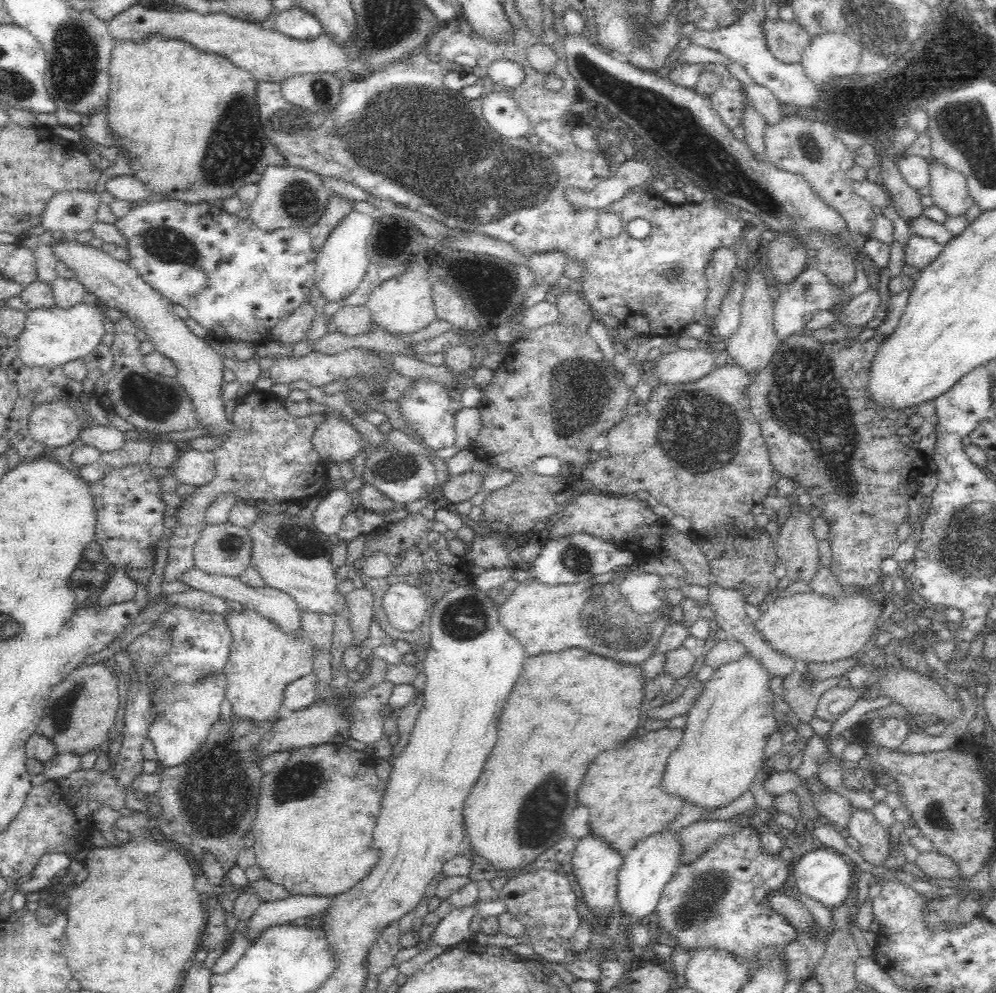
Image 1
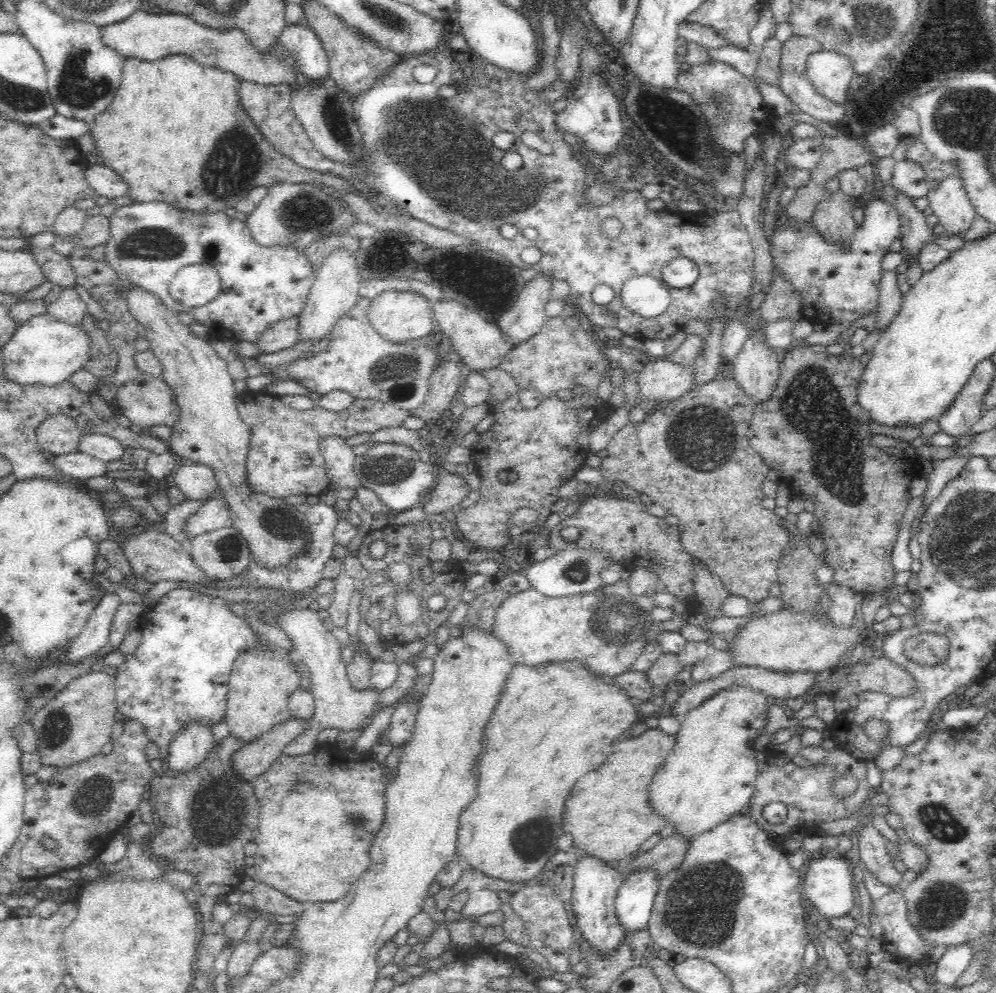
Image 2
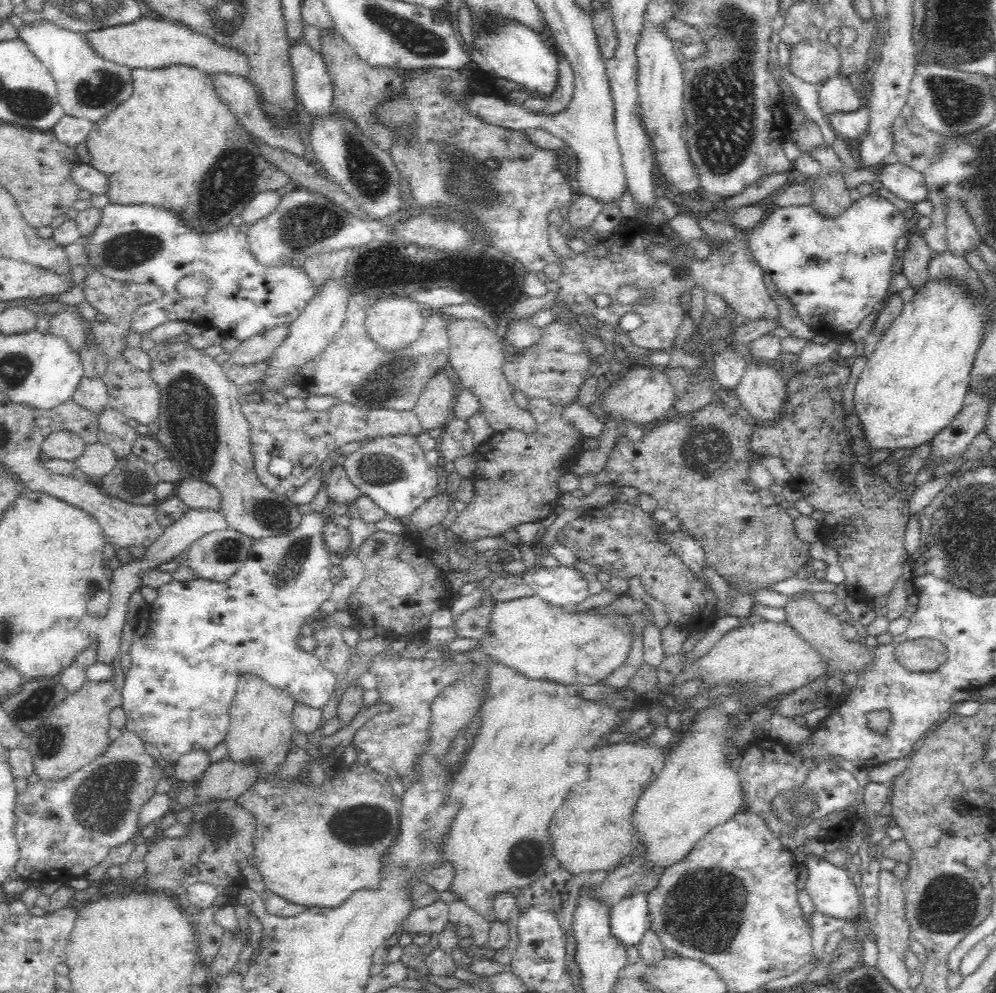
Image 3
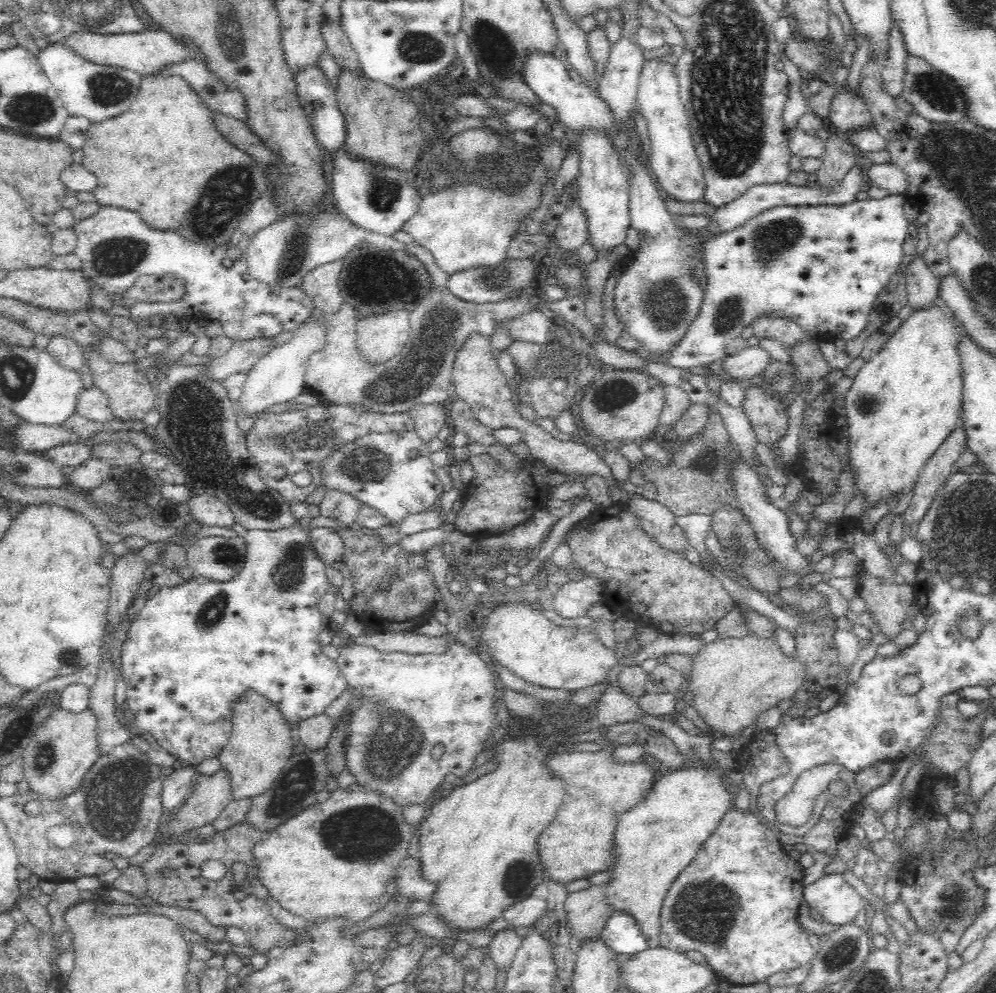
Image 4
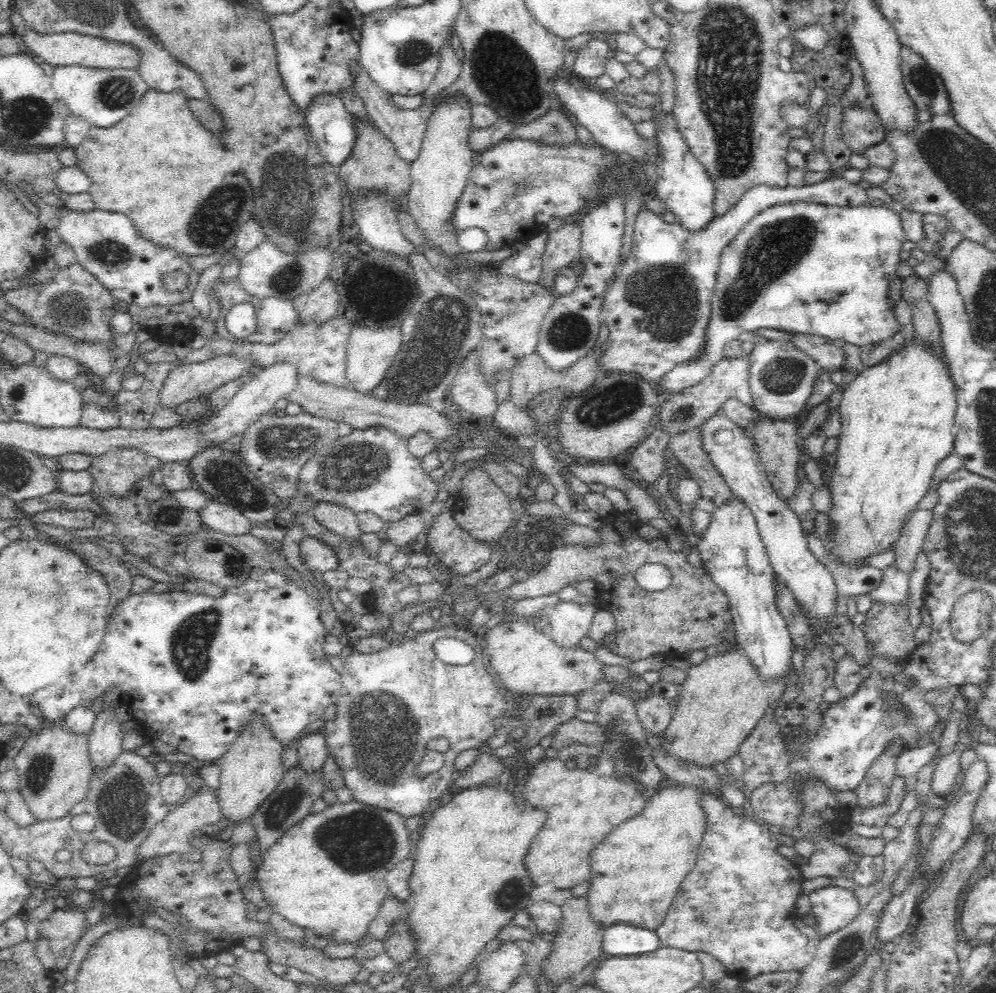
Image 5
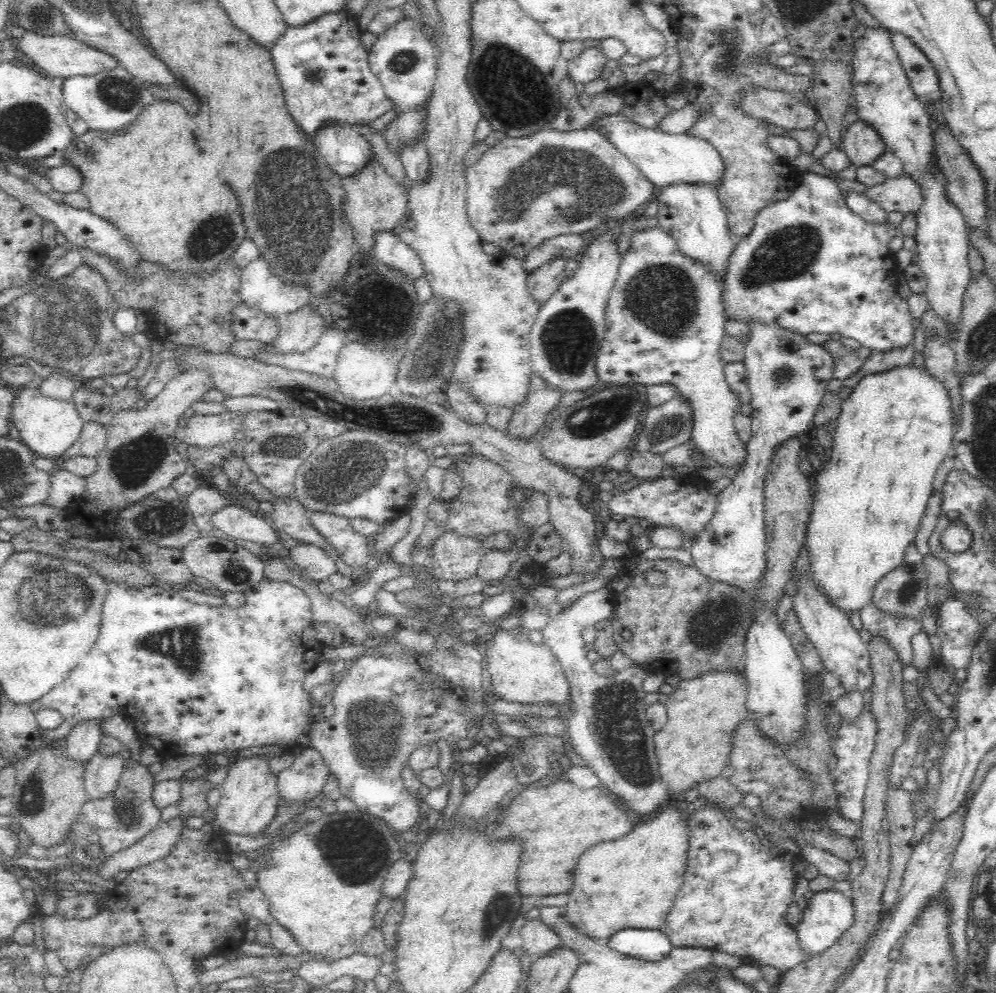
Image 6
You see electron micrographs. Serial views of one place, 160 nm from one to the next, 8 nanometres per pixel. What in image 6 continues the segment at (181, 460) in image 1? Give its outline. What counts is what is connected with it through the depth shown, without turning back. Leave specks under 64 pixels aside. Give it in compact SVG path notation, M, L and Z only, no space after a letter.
M233 504L224 506L222 510L212 516L212 523L218 527L228 538L239 543L250 541L263 545L265 549L277 551L279 531L268 524L260 514L250 512L248 508Z

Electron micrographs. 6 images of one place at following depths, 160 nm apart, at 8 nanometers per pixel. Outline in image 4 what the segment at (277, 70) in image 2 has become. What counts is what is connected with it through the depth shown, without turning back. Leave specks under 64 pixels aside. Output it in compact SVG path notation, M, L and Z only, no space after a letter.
M149 27L140 34L129 35L98 34L94 32L72 33L66 36L65 39L59 40L57 44L61 44L66 50L92 64L101 64L112 68L128 68L143 77L152 75L159 68L182 59L194 58L197 60L194 52L187 50L183 44L171 38L167 32Z

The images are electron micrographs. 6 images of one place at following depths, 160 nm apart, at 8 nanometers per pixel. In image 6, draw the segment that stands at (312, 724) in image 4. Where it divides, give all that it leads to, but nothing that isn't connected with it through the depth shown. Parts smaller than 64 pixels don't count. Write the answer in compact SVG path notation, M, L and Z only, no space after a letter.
M306 745L295 757L294 764L276 775L281 804L286 802L290 806L300 806L316 798L327 784L330 774L322 755L311 745Z

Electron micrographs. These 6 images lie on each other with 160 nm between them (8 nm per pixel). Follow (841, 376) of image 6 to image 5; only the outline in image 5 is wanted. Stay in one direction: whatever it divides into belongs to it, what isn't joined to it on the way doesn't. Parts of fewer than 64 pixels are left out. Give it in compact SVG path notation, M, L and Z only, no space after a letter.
M796 334L792 335L790 341L794 341L796 347L814 357L818 361L818 365L828 374L846 366L846 351L838 348L832 339L818 335Z

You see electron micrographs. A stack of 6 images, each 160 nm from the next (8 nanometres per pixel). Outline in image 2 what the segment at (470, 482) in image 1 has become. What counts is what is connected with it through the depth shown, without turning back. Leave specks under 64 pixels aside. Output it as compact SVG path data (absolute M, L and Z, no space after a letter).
M444 469L437 471L438 483L431 494L421 503L423 511L434 519L438 519L442 512L446 513L464 500L470 493L470 487L462 476L448 473Z

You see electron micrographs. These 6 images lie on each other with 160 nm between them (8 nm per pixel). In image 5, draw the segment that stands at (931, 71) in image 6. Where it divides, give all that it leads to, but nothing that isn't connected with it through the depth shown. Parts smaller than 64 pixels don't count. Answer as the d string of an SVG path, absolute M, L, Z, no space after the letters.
M901 46L903 83L920 112L930 116L949 112L949 98L942 77L928 66L922 55Z

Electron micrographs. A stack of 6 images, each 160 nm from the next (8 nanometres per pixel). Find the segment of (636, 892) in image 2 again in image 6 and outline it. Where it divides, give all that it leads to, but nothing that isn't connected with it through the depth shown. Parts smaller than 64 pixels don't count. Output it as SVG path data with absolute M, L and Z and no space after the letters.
M624 929L610 936L608 945L612 949L644 962L658 962L673 950L669 936L660 929Z

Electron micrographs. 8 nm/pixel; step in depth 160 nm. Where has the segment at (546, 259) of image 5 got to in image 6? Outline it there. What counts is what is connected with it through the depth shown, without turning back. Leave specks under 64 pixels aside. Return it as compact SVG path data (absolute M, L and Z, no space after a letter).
M552 258L550 262L539 266L527 276L528 293L540 307L560 289L560 285L565 281L563 272L568 260L565 258Z

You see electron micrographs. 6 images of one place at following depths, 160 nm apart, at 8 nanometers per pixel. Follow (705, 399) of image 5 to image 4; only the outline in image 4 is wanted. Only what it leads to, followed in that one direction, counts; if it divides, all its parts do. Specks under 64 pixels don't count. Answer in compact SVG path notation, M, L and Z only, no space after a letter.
M758 345L747 346L736 355L726 355L720 364L718 373L721 382L735 382L736 384L746 384L752 378L756 378L764 368L770 358Z

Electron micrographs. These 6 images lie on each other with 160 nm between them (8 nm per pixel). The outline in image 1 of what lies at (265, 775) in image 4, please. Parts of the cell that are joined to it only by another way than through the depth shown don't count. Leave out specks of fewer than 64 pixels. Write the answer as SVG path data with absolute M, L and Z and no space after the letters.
M228 609L225 614L225 620L228 621L230 629L233 631L233 642L231 645L231 654L229 664L223 671L228 676L228 686L226 686L226 702L230 704L234 719L238 721L248 721L254 726L270 723L278 719L284 713L283 699L286 687L296 680L313 673L312 671L312 654L318 648L325 648L331 652L333 620L330 615L326 614L306 614L304 616L305 638L296 641L296 638L284 635L277 626L268 622L265 618L256 614L253 610L243 609L242 612L235 612Z

